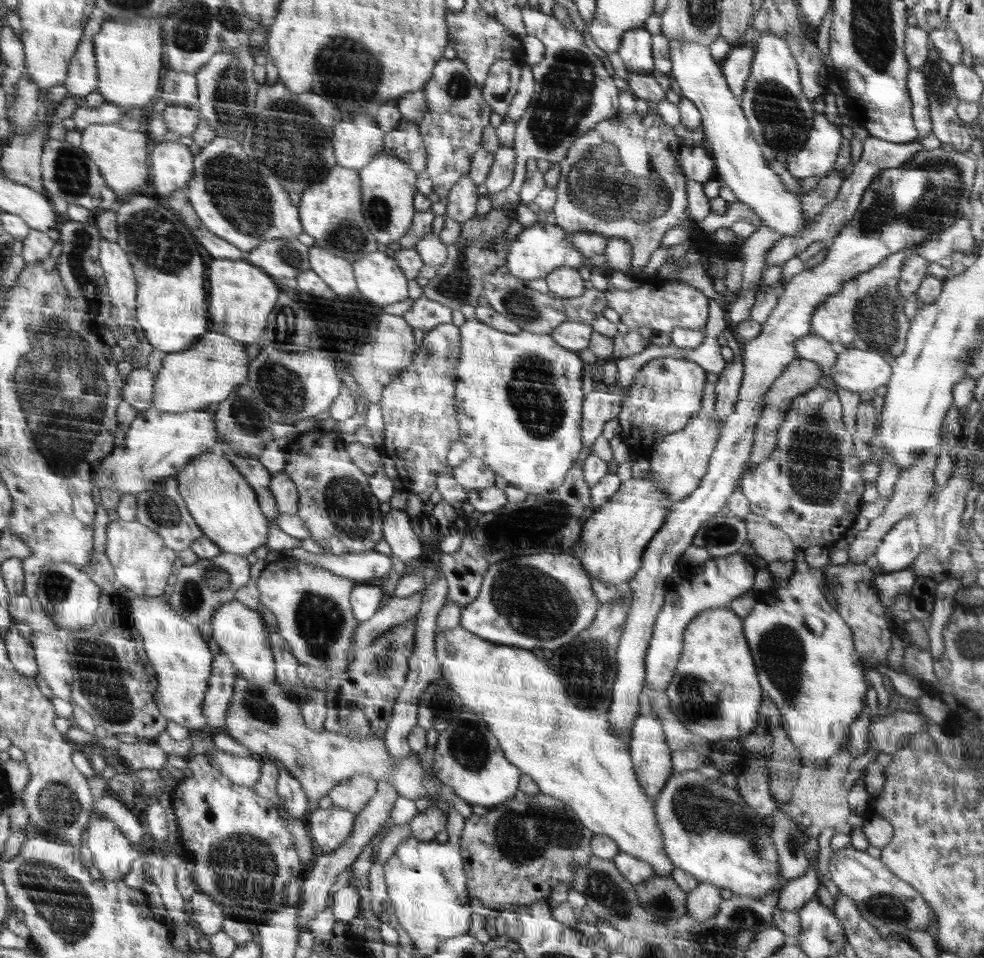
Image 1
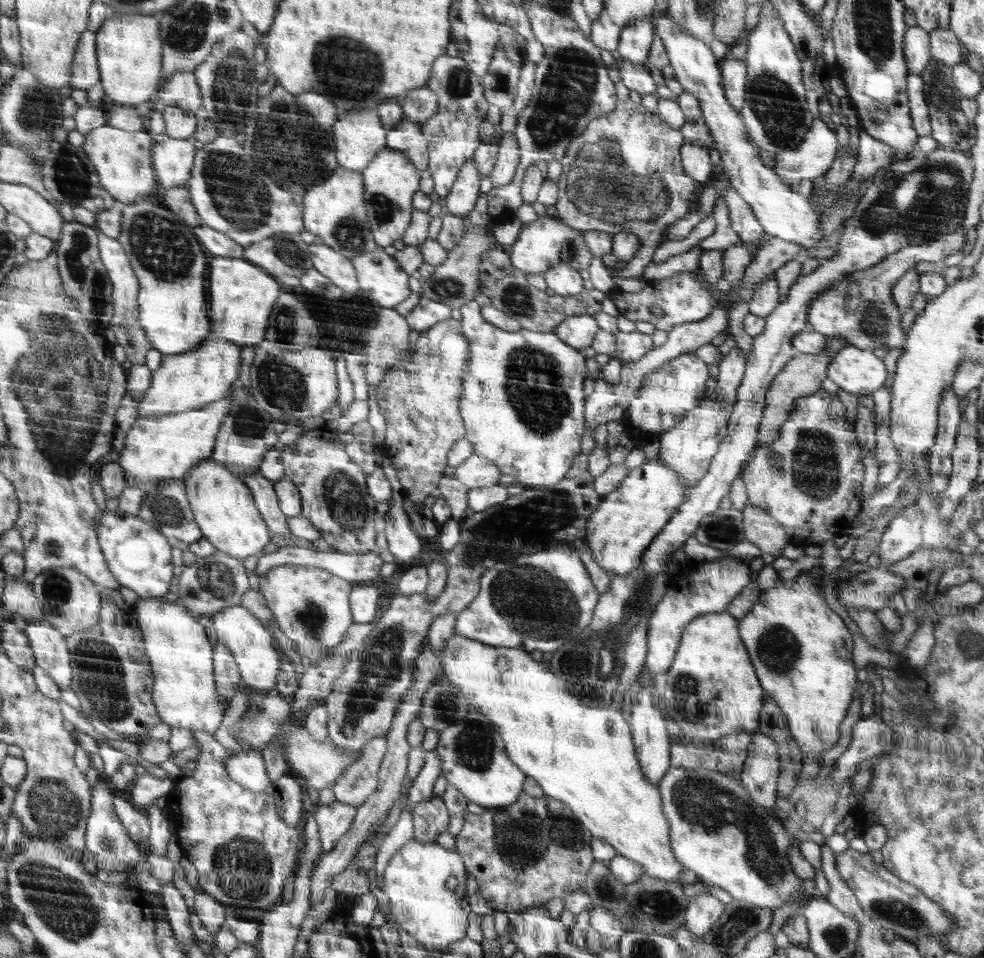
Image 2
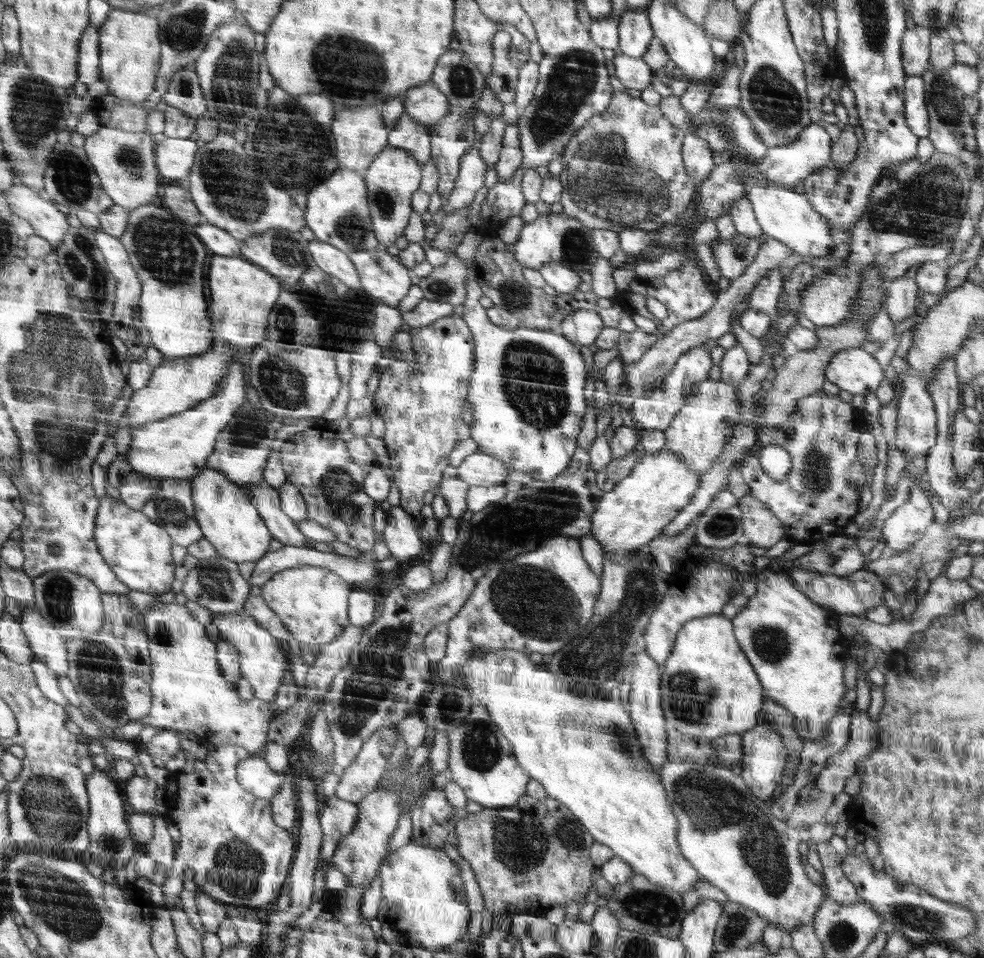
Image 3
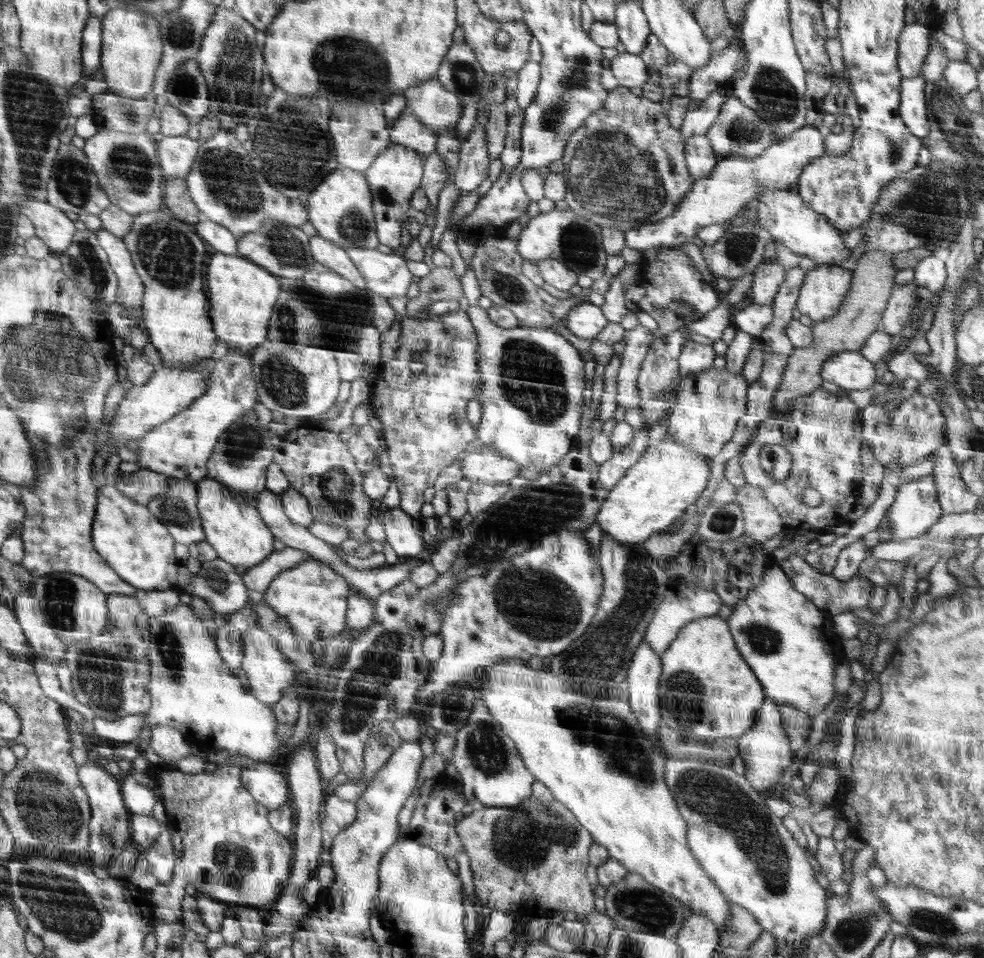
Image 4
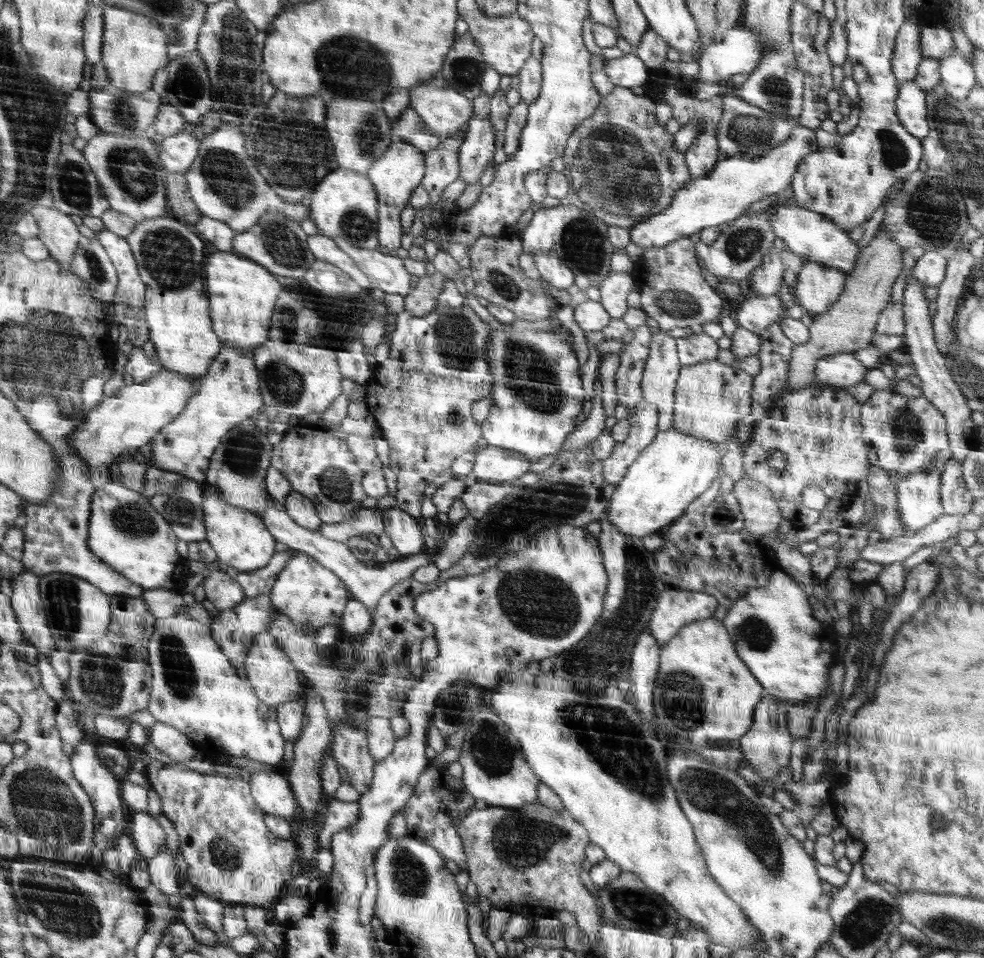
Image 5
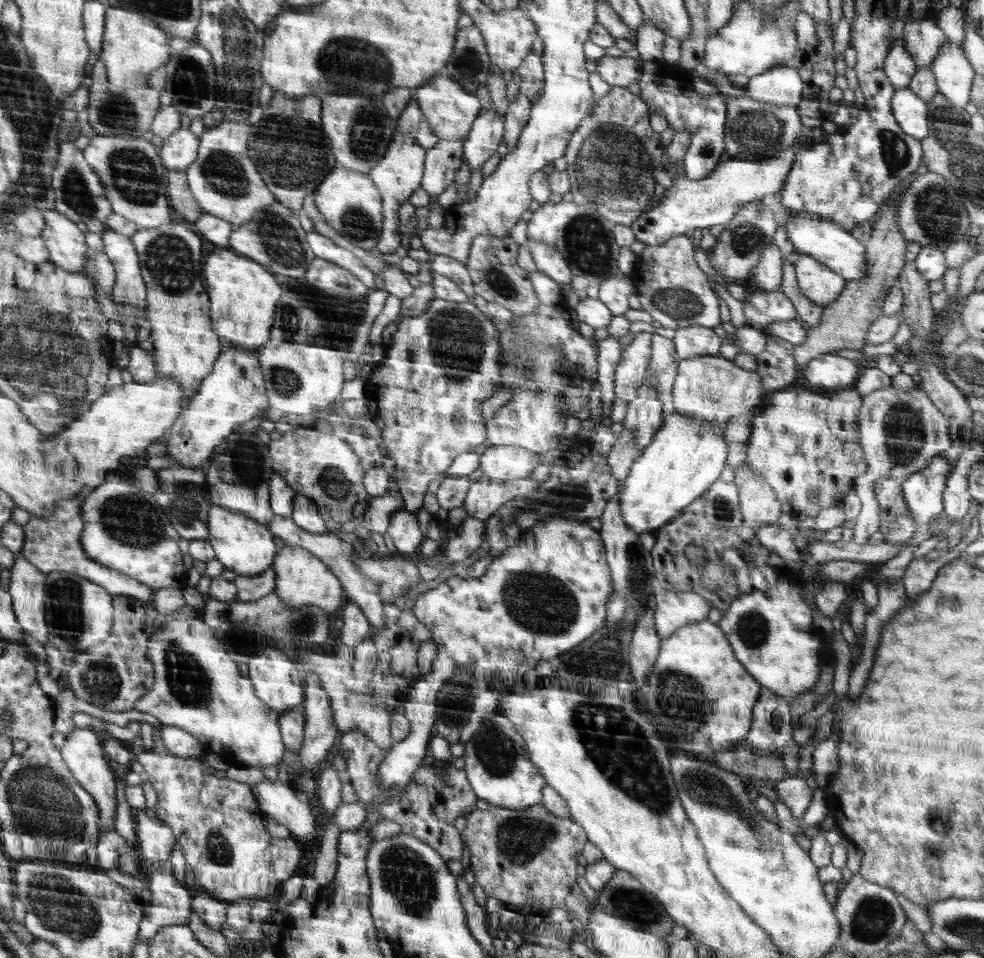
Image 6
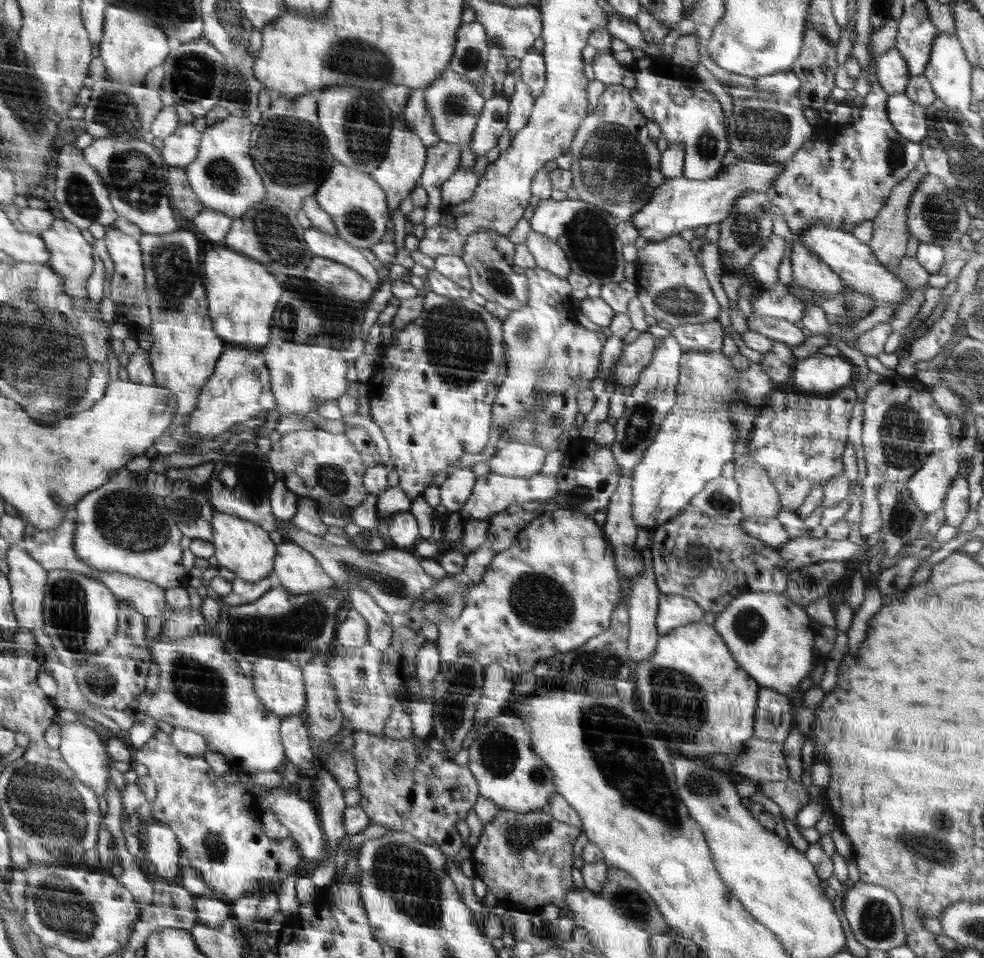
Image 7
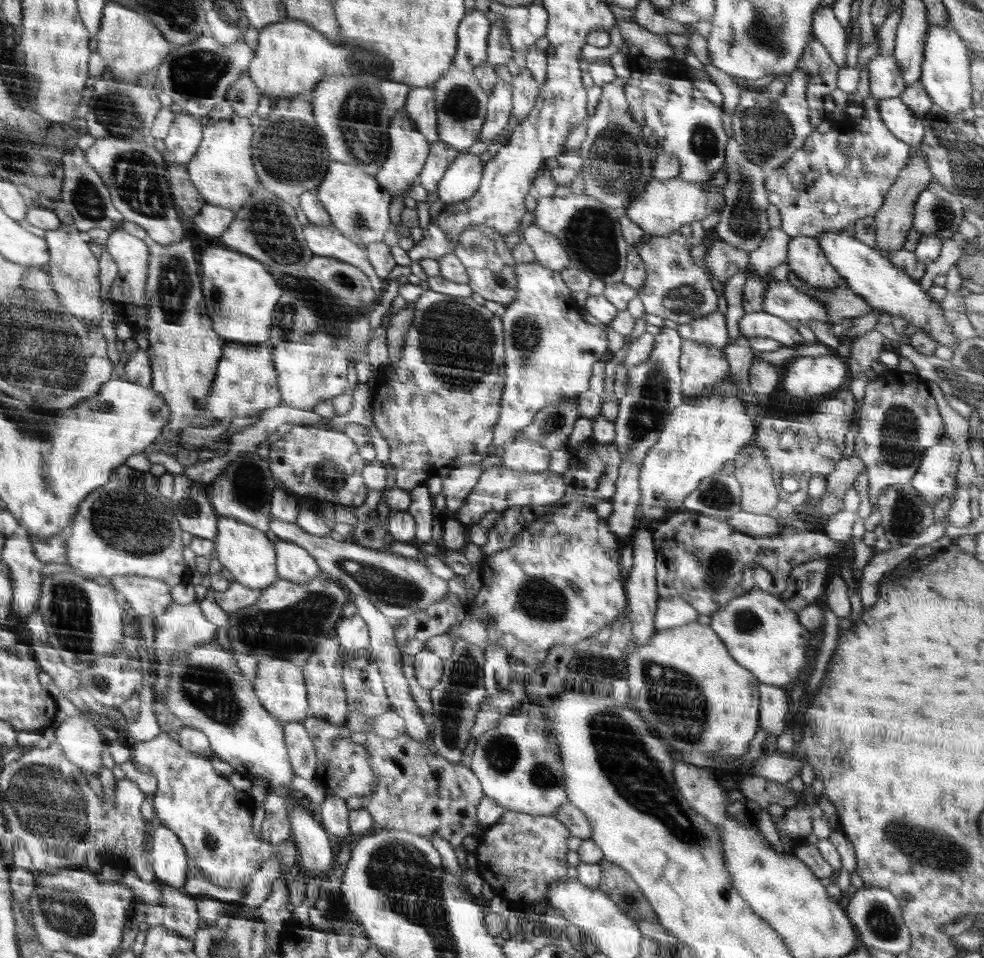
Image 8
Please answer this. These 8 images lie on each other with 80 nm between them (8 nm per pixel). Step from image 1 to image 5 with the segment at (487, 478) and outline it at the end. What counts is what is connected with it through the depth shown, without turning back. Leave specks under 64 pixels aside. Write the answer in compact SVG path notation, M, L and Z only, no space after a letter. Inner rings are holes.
M484 445L475 453L472 473L477 481L488 483L506 483L524 476L529 471L531 462L511 450Z

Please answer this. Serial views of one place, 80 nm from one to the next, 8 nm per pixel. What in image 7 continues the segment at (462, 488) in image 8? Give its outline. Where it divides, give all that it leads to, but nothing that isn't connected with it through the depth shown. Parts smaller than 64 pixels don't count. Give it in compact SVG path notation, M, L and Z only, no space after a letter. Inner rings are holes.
M455 469L449 472L439 483L441 504L448 514L460 511L468 501L477 476L472 469Z

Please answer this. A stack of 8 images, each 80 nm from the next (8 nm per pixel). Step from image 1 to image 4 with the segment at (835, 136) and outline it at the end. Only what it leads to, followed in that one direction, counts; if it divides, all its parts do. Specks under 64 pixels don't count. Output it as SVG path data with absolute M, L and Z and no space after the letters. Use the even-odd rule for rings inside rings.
M807 124L794 132L790 138L768 147L758 158L727 156L722 162L718 162L717 168L708 177L694 184L672 216L626 231L626 246L644 251L656 247L678 247L694 240L703 226L733 219L748 202L758 198L765 190L784 190L791 184L796 184L802 169L814 159L822 158L826 154L824 144L823 129Z

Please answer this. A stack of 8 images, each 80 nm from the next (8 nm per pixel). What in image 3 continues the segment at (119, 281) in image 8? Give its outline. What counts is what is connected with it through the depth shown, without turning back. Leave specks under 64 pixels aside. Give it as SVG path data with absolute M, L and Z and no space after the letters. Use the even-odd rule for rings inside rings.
M97 230L95 241L105 258L108 270L116 281L116 308L138 308L140 304L140 279L129 261L129 253L121 239L106 231Z

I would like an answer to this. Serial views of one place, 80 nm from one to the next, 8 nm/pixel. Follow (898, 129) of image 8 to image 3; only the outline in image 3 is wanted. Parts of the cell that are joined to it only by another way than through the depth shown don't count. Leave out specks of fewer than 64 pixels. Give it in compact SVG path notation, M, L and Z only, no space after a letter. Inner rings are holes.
M907 76L905 80L904 116L906 124L918 138L927 137L930 132L929 116L926 110L924 84L921 76Z

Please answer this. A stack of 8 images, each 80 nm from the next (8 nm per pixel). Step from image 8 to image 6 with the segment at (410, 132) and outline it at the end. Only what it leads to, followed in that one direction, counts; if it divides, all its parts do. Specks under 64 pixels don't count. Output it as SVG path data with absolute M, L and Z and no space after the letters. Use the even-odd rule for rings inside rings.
M395 131L389 153L382 157L382 160L367 174L374 178L373 182L378 182L377 189L382 190L381 197L384 199L384 228L382 229L382 242L377 242L375 246L386 257L390 258L400 247L400 234L398 234L398 208L413 196L417 189L421 188L421 181L424 178L426 150L420 144L414 142L414 138L408 134L400 134Z

